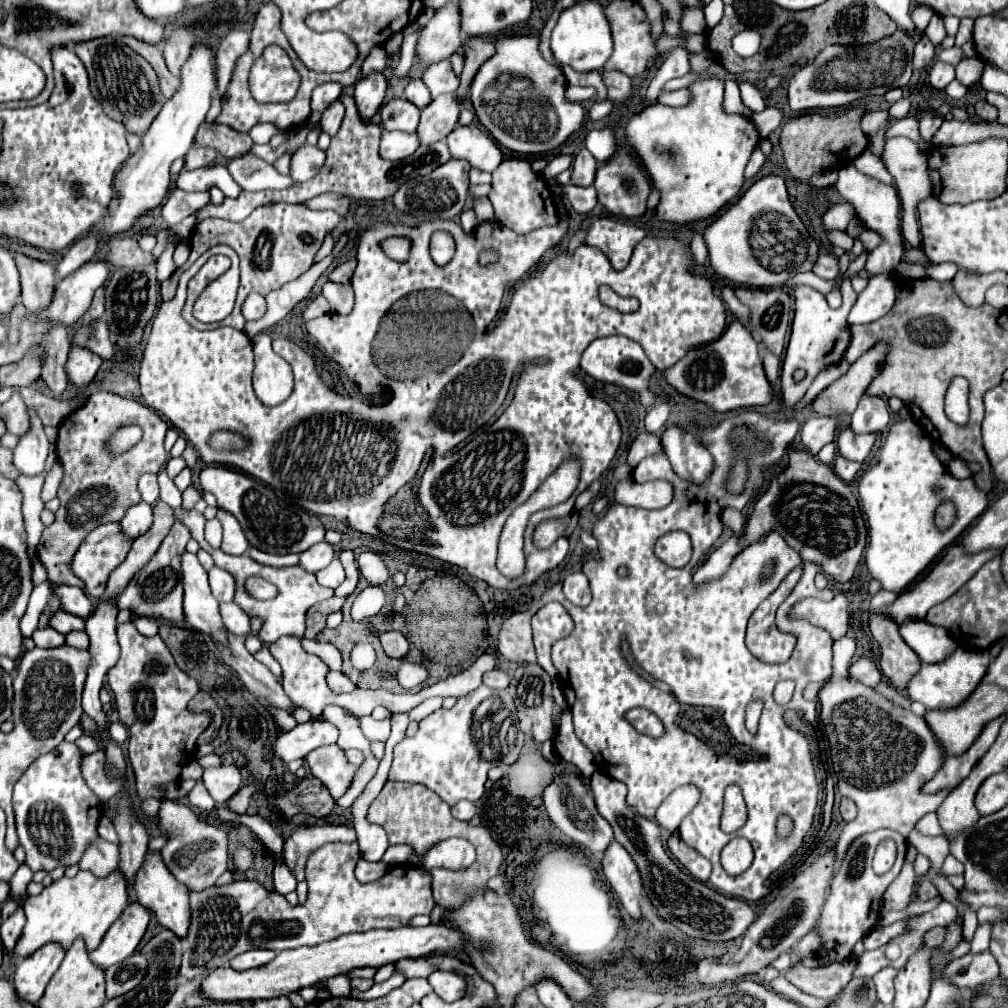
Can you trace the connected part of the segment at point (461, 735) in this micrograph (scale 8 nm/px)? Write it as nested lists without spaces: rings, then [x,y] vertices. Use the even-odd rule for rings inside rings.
[[[481,686],[473,696],[457,700],[457,704],[451,710],[435,710],[433,714],[425,716],[419,722],[419,730],[413,738],[403,738],[393,752],[393,766],[389,772],[389,780],[403,780],[403,782],[415,782],[423,784],[435,794],[439,794],[449,806],[457,804],[459,800],[479,800],[485,792],[485,780],[487,770],[505,762],[513,762],[507,754],[503,760],[485,760],[477,748],[475,742],[457,742],[459,740],[473,740],[471,734],[471,722],[473,722],[473,710],[489,696],[493,694],[481,694],[485,686]]]

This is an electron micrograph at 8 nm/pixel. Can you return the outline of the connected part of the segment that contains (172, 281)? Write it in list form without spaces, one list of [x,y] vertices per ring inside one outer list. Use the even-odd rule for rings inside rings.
[[[177,268],[173,274],[171,274],[171,278],[167,278],[165,282],[161,282],[161,298],[167,302],[167,300],[171,300],[173,296],[175,296],[175,288],[177,288],[177,278],[179,278],[179,274],[181,274],[181,270],[183,268]]]

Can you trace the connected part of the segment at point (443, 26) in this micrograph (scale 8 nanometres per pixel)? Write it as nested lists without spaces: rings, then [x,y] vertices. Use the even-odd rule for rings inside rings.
[[[455,4],[439,8],[421,30],[415,48],[415,58],[421,68],[451,58],[463,46],[461,16],[457,14],[457,10],[459,8]]]

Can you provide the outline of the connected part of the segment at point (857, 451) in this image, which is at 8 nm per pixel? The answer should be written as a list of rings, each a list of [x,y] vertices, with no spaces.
[[[845,428],[839,432],[837,436],[837,448],[839,448],[839,454],[847,460],[853,460],[853,462],[863,462],[873,444],[875,444],[875,434],[863,434],[863,436],[857,436],[853,434],[851,428]]]

